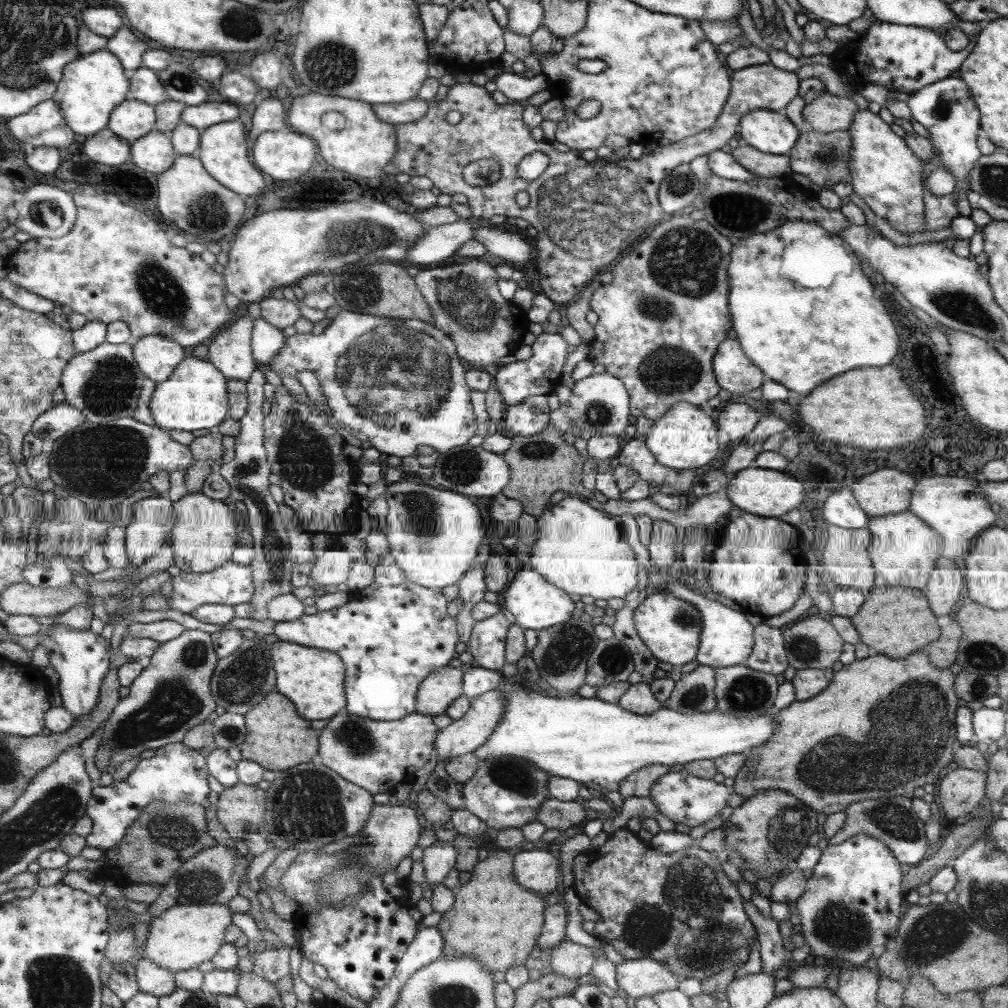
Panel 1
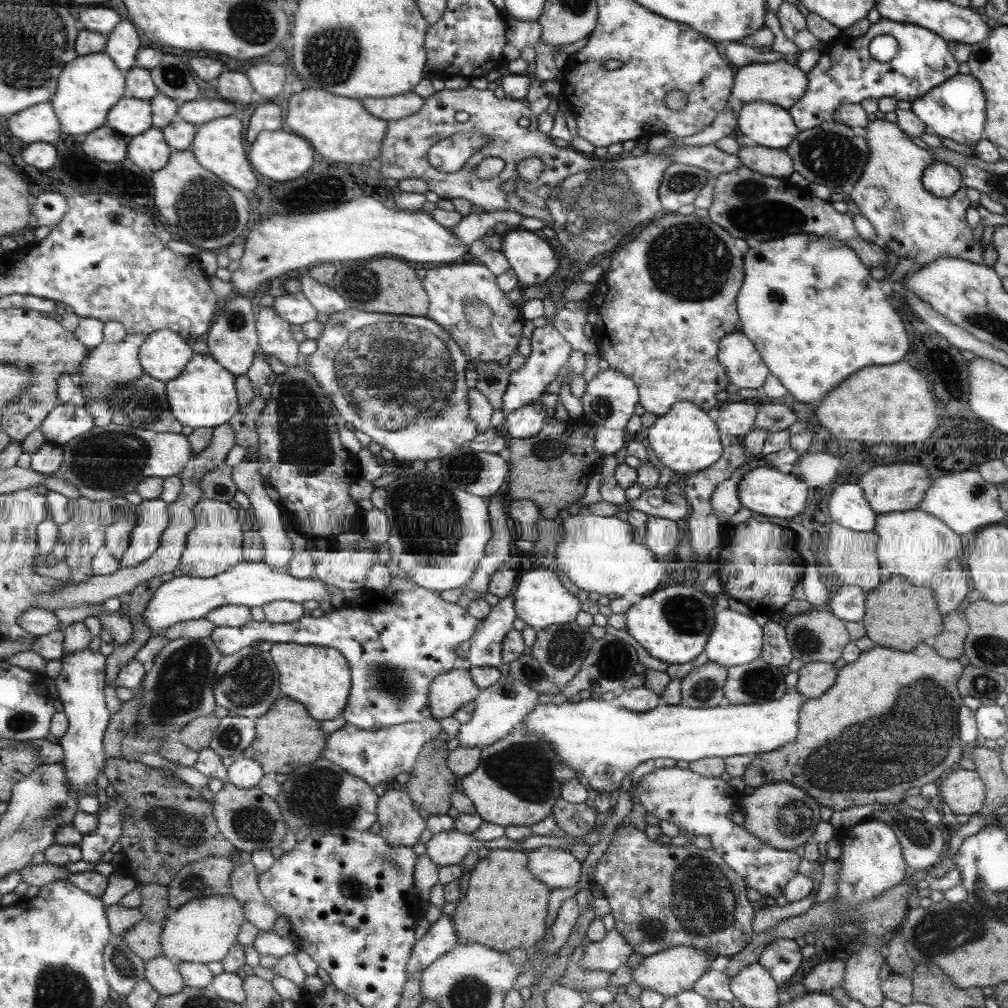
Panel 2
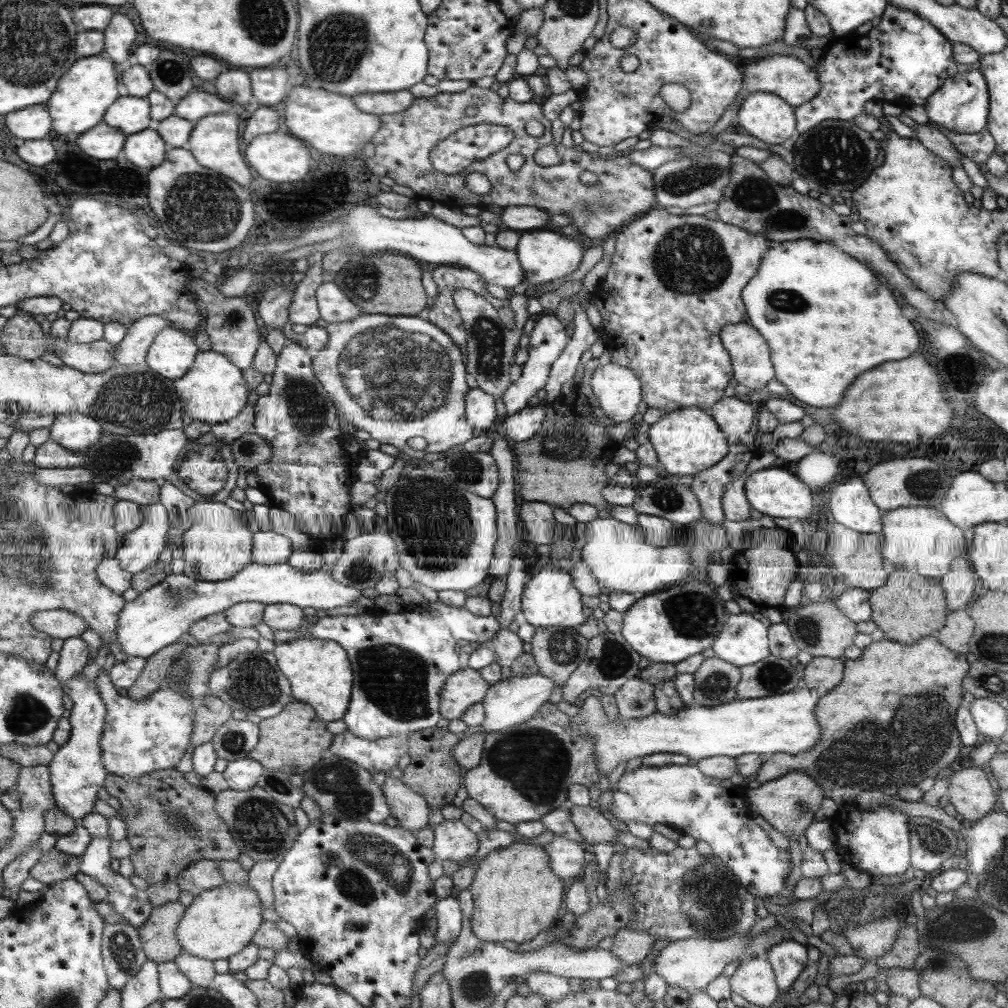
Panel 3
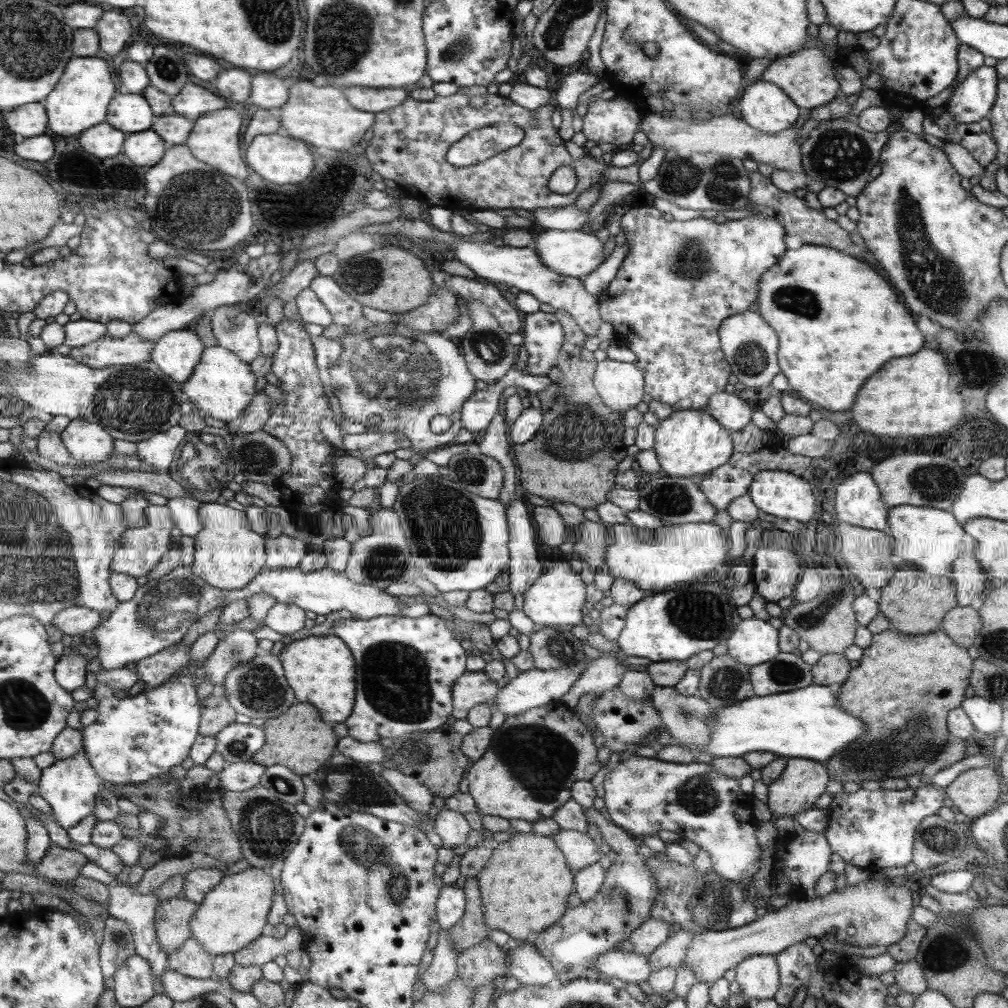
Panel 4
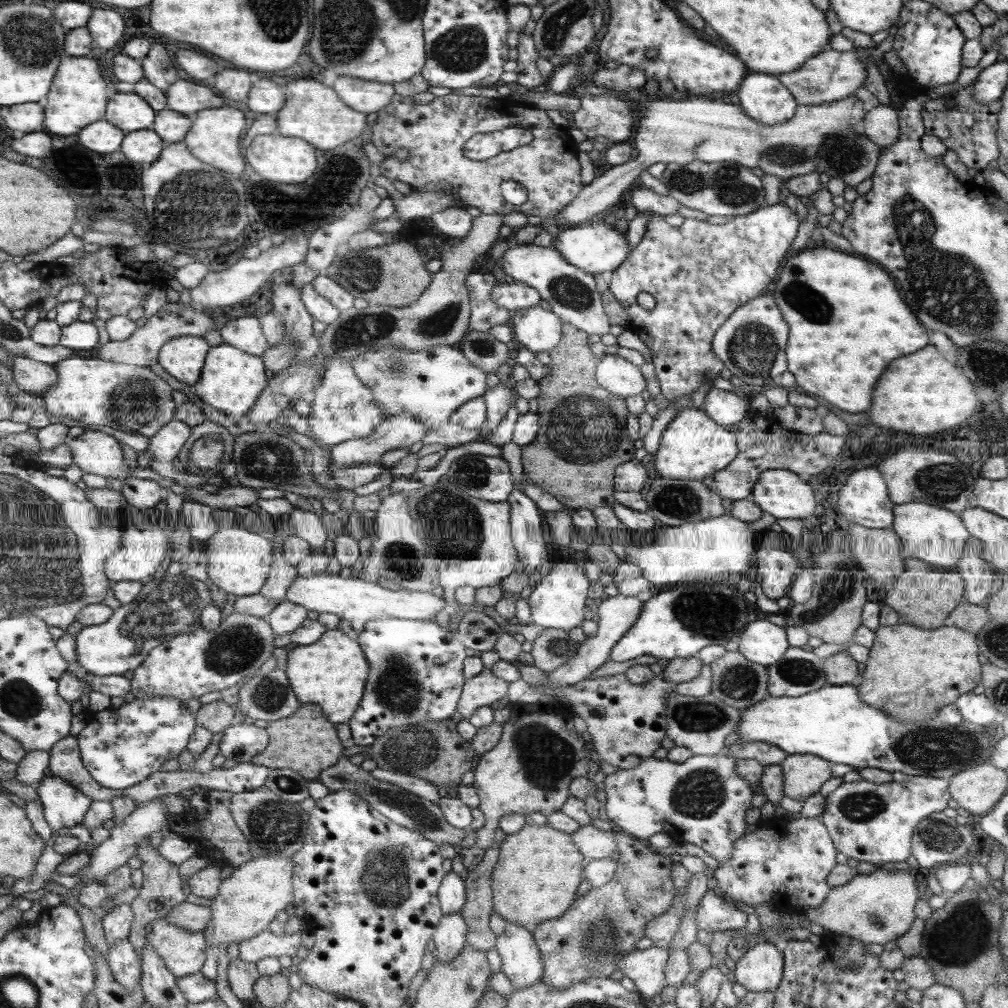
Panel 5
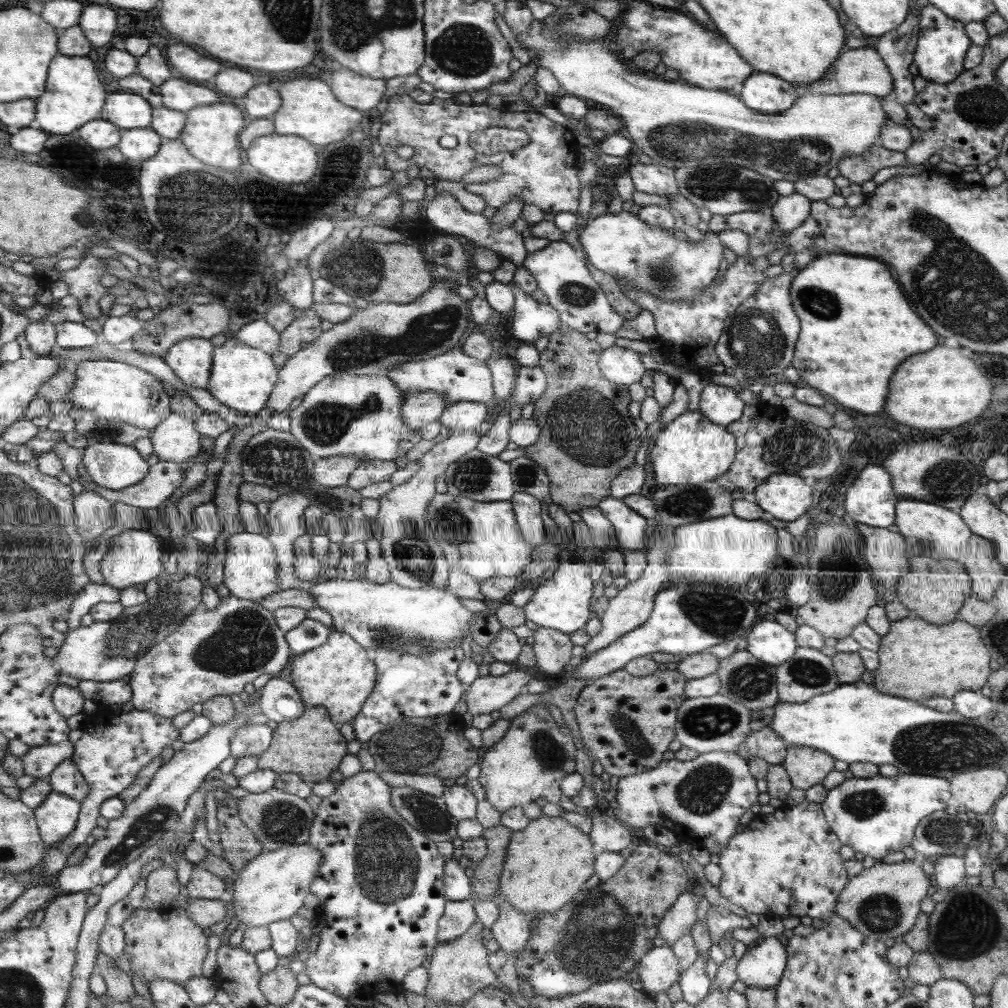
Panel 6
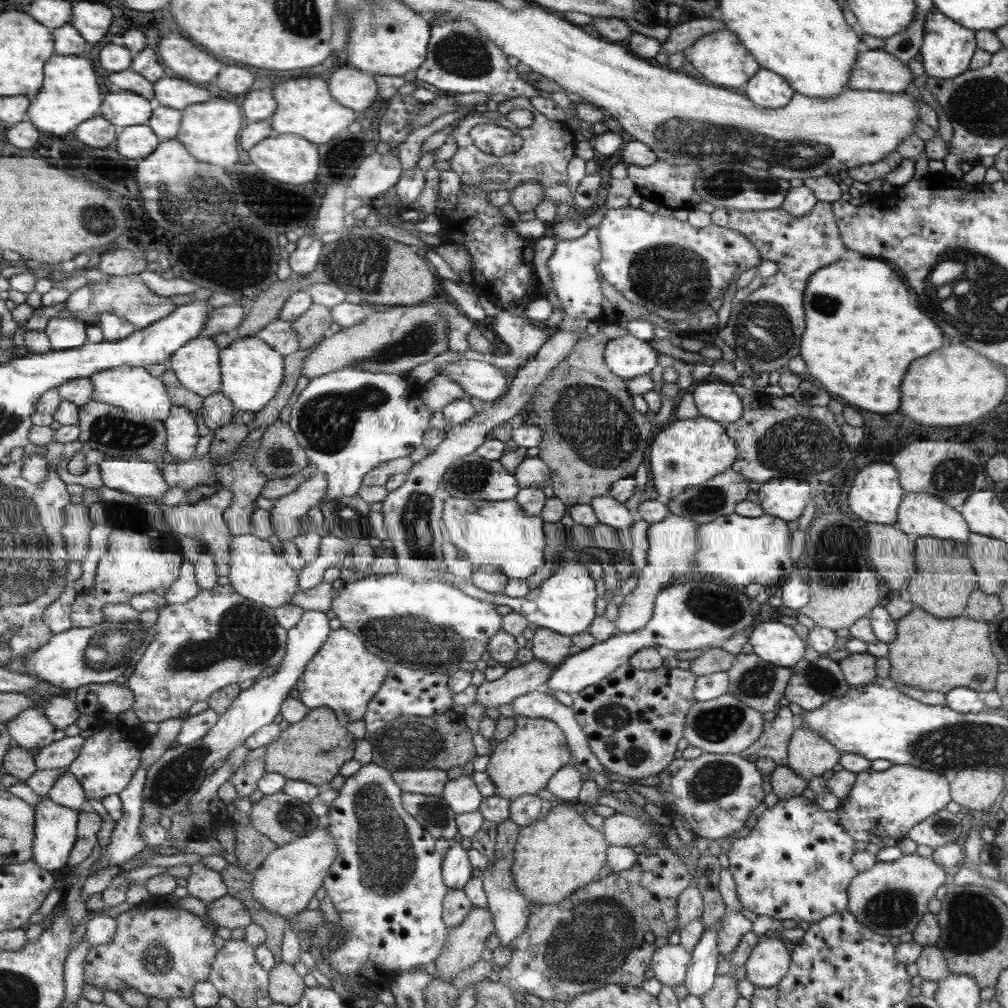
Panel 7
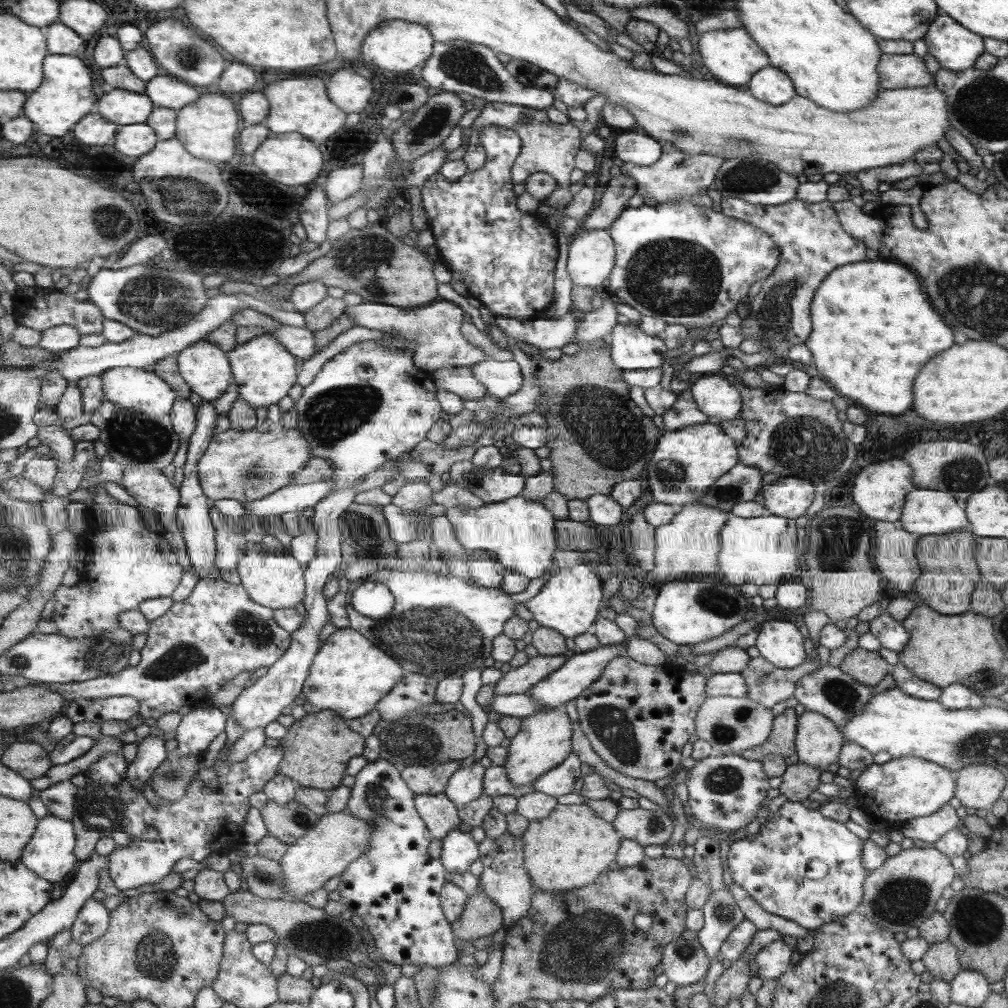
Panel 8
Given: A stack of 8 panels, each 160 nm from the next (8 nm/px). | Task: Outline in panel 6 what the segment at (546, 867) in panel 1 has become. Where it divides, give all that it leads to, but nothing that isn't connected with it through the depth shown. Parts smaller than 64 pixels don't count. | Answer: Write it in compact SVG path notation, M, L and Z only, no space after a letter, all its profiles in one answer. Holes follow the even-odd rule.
M606 809L601 814L590 817L591 830L587 833L594 845L594 854L601 852L618 853L631 842L631 834L626 825L617 821Z

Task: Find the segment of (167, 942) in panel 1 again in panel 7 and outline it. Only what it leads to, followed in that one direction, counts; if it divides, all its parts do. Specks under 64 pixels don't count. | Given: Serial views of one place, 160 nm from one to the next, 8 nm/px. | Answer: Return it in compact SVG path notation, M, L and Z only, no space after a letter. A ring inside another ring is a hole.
M320 823L307 836L277 846L262 860L255 874L252 874L248 888L250 896L263 910L289 921L306 909L307 904L314 899L313 893L322 886L322 880L337 856L337 844L331 840L330 833L326 832L326 825Z

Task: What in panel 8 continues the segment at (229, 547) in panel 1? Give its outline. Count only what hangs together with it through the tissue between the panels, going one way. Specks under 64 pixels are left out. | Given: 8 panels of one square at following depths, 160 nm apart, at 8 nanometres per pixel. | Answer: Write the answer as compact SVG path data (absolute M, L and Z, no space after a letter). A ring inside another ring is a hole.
M255 543L247 545L247 554L239 562L241 584L247 589L251 600L272 609L294 608L305 596L305 570L291 556L263 554L255 550Z

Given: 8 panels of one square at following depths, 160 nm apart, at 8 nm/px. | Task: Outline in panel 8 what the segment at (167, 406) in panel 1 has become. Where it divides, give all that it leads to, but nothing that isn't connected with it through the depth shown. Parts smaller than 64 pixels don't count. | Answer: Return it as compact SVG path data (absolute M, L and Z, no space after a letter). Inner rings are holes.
M267 332L248 340L245 344L236 345L229 352L229 357L240 398L246 400L253 409L267 408L270 404L279 402L295 384L299 367L297 357L291 356L285 345Z

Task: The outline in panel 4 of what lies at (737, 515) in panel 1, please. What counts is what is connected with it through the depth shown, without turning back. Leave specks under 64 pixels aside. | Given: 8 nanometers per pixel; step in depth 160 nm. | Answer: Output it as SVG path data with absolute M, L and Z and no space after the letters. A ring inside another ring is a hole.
M761 545L753 555L751 582L757 588L757 594L765 602L777 602L791 596L797 576L801 575L801 564L795 556L781 548L763 548Z

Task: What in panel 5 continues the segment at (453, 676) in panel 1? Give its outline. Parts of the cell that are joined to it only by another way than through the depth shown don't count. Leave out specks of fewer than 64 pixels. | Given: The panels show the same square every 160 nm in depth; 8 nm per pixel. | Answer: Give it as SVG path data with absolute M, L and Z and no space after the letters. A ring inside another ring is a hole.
M482 667L479 674L476 674L473 678L466 679L466 682L462 684L462 692L457 704L459 714L463 719L468 720L479 708L489 707L492 702L497 702L505 697L507 685L508 682L493 676L490 669Z

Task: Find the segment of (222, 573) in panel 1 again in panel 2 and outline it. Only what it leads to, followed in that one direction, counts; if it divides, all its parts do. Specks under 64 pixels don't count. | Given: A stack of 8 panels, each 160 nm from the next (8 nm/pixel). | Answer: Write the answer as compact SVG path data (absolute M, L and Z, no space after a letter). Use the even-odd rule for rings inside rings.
M259 562L238 563L232 570L213 577L191 577L181 575L165 581L150 602L145 616L154 636L162 634L177 623L205 619L211 611L227 605L239 605L251 608L262 606L274 600L286 600L301 603L303 600L319 601L322 598L329 601L325 584L315 578L299 580L291 577L286 568L271 569Z

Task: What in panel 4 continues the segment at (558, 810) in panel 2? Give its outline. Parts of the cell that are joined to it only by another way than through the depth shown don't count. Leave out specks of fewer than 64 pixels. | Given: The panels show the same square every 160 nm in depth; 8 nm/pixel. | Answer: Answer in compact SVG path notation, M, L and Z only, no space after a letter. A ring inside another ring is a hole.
M593 806L583 809L587 824L593 824L601 833L602 842L609 846L618 857L625 858L623 866L611 864L604 872L599 890L593 895L593 899L581 903L575 908L567 908L565 915L557 924L535 934L530 939L538 953L550 962L557 974L557 983L566 984L574 979L585 978L597 980L599 970L595 969L599 955L615 950L615 946L621 941L630 938L630 934L636 931L643 923L650 919L651 908L658 896L657 883L645 864L645 860L639 860L635 854L635 844L627 836L625 830L619 825L611 824Z

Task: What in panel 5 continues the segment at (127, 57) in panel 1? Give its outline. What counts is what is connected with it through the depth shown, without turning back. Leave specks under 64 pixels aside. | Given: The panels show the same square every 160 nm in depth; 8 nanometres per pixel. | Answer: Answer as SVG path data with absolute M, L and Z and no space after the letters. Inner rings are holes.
M99 8L99 10L95 10L87 28L91 30L94 42L97 42L101 48L113 50L119 44L119 40L123 38L127 26L119 12Z

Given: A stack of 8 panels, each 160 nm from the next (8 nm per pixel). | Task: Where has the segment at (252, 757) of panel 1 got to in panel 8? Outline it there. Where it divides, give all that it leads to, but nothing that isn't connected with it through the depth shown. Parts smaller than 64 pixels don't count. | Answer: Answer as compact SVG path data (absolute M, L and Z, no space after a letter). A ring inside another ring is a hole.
M329 710L306 714L301 720L293 721L278 744L283 756L276 774L294 780L301 787L323 791L340 786L350 758L361 755L364 750L363 738L357 732L349 730L337 713Z

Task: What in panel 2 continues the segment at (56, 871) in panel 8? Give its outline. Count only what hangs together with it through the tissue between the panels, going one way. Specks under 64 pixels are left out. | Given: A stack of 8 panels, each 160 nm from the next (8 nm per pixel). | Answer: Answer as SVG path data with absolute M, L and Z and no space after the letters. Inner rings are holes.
M87 647L76 653L64 654L61 661L61 673L54 681L64 707L63 712L69 717L70 727L67 734L59 740L59 744L64 750L62 764L68 774L68 783L72 791L81 796L84 788L103 772L108 760L105 738L112 717L105 704L108 656L103 656L100 651L93 652Z

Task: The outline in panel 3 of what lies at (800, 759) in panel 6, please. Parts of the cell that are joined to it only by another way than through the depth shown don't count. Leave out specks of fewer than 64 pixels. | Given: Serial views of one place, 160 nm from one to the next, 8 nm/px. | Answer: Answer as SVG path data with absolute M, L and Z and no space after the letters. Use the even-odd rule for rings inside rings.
M795 770L778 779L760 783L757 788L748 788L745 802L749 810L761 816L775 832L785 838L793 836L797 839L813 823L813 816L819 810L823 795L822 787L813 777L807 776L806 772Z

